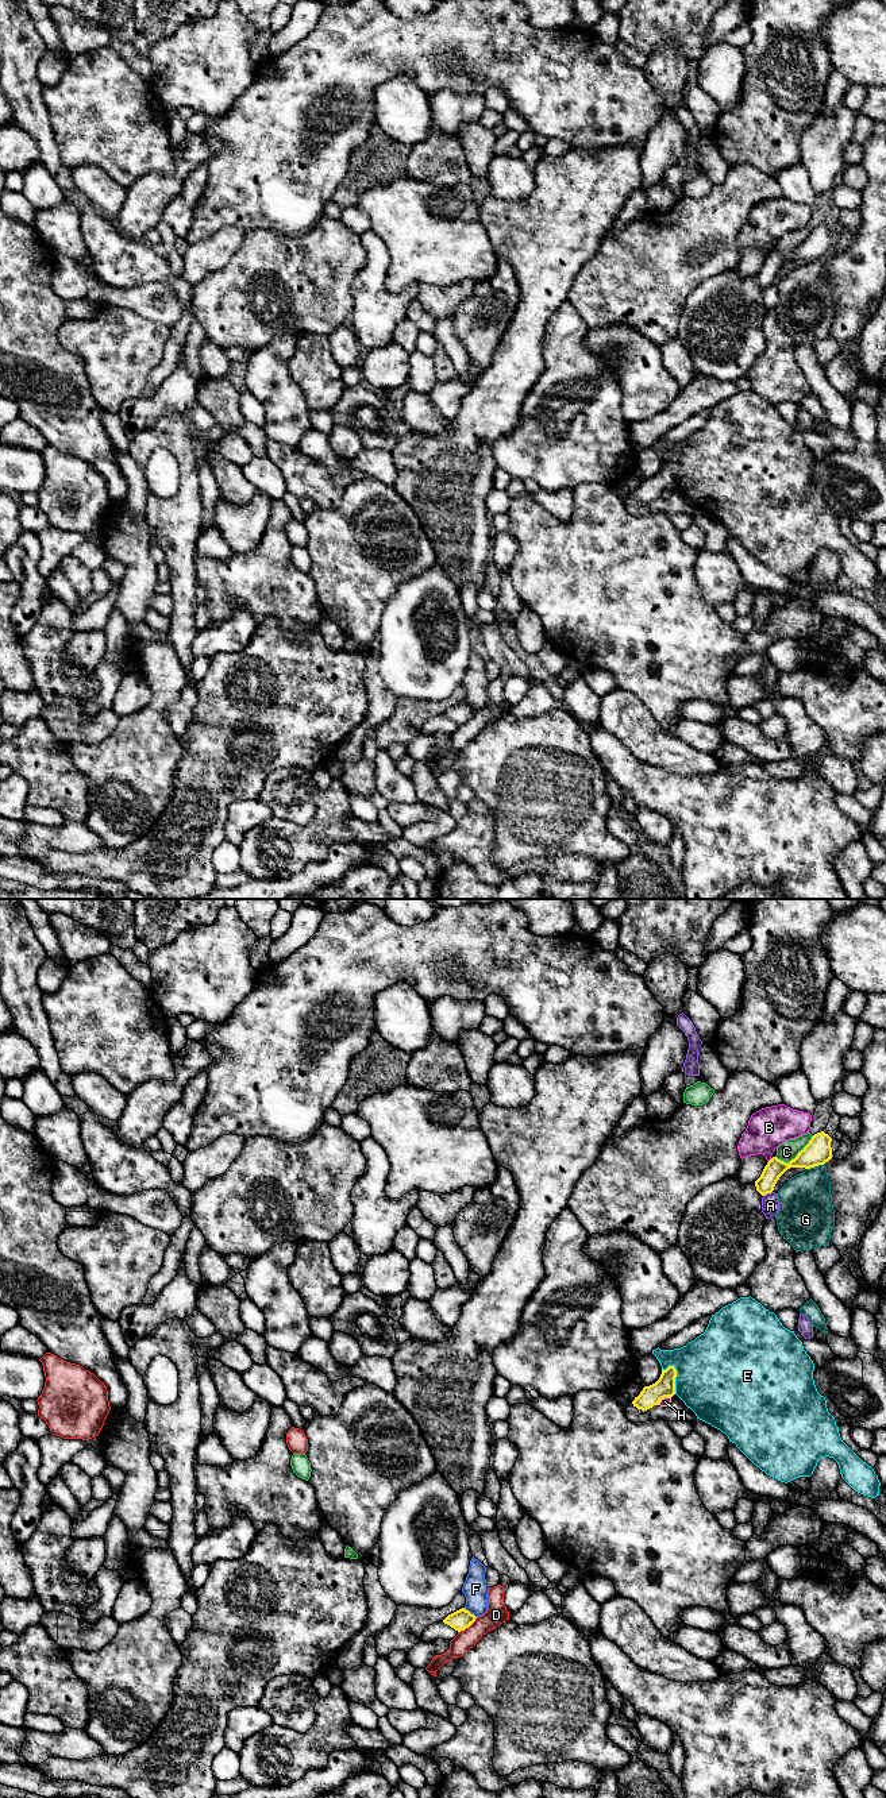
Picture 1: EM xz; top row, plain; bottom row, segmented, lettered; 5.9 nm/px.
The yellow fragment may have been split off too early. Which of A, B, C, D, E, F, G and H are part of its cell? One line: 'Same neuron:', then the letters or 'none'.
Same neuron: none

